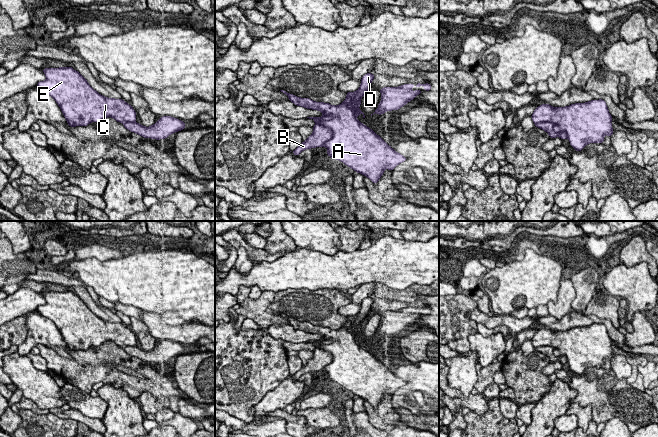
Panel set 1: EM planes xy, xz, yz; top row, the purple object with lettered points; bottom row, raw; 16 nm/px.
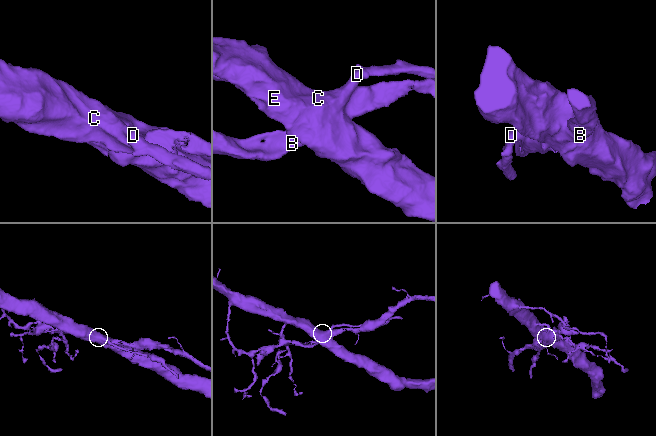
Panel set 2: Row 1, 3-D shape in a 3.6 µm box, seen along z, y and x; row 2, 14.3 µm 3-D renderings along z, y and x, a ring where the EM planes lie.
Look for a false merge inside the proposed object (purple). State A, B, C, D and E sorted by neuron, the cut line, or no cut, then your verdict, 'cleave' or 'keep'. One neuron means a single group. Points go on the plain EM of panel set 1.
A C D E / B | yz (535, 347), (550, 346), (555, 355), (564, 355), (567, 360) | cleave

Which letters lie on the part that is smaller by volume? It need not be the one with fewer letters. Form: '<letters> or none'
B

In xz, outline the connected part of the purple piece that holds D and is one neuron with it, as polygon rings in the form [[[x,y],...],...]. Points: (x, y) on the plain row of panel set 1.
[[[371,297],[365,298],[359,313],[347,316],[345,324],[337,330],[300,322],[285,314],[280,315],[286,318],[294,329],[322,336],[322,341],[307,342],[332,354],[332,361],[323,369],[328,373],[327,379],[340,384],[377,408],[385,393],[392,395],[407,382],[397,377],[372,353],[362,348],[355,341],[355,334],[349,331],[349,326],[354,321],[359,323],[364,320],[374,301]]]

